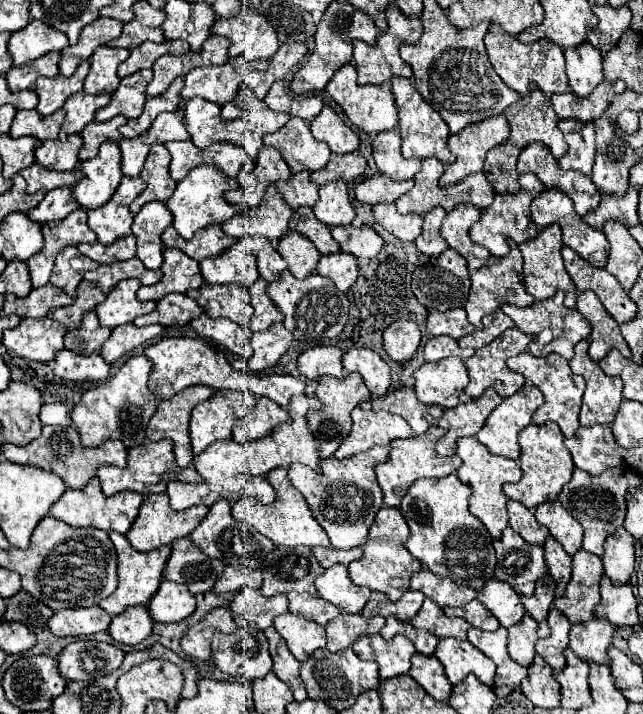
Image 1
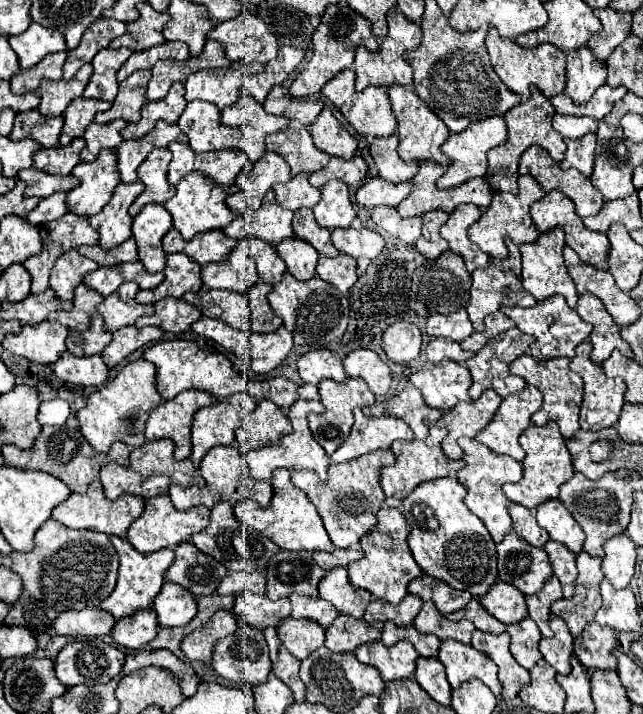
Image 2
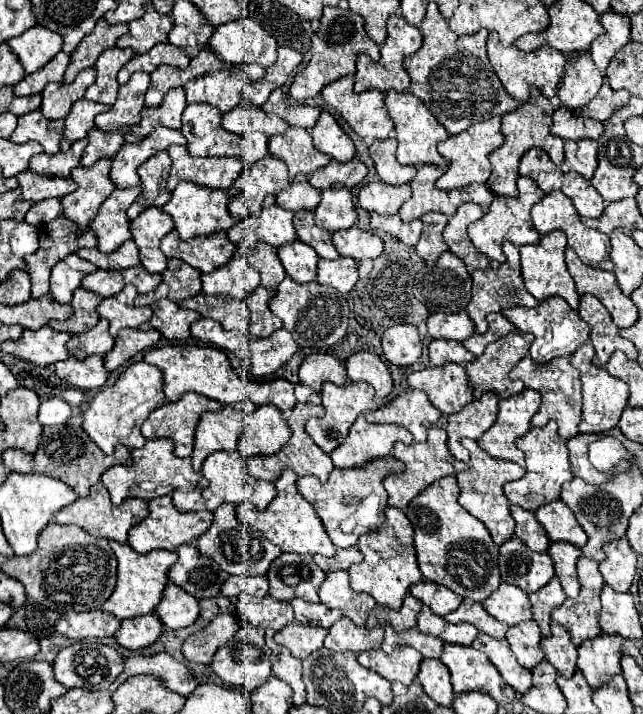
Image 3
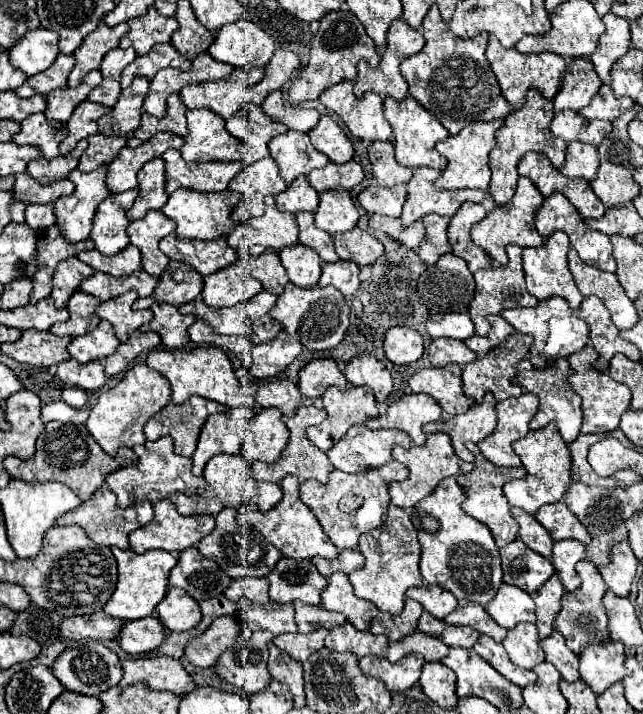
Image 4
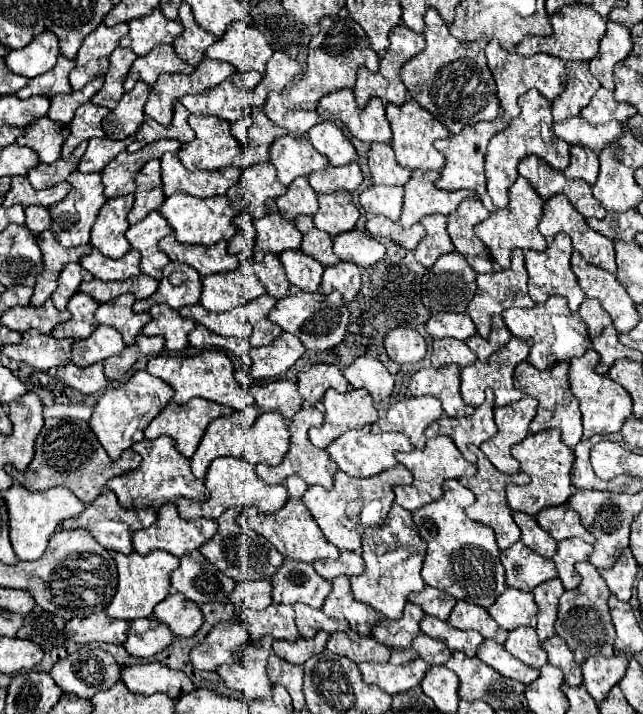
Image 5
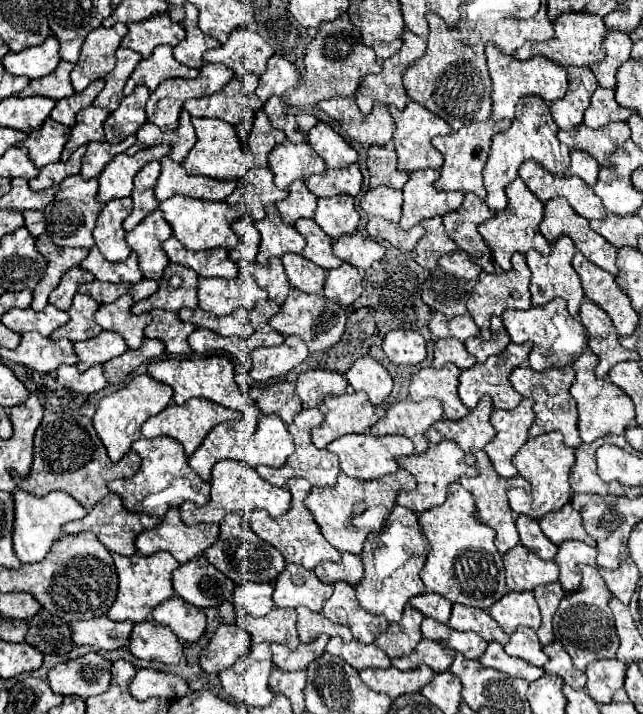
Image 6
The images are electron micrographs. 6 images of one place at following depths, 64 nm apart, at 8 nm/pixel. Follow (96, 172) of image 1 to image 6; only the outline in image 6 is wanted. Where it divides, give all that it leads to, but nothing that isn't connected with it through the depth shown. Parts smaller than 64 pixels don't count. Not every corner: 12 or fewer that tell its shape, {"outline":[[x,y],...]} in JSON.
{"outline":[[98,178],[60,184],[44,210],[60,248],[92,248],[102,210]]}

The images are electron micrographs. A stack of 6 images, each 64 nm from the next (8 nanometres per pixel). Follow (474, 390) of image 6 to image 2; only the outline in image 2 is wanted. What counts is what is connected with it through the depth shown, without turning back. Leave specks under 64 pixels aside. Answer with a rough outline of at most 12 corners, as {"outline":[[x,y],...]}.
{"outline":[[518,328],[494,336],[466,360],[472,382],[502,398],[526,386],[508,364],[534,336]]}

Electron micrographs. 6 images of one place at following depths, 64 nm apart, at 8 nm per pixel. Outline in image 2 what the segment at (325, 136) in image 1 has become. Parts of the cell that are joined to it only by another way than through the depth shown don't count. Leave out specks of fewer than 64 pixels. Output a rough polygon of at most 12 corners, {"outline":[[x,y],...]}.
{"outline":[[330,108],[310,126],[316,148],[350,160],[358,140]]}

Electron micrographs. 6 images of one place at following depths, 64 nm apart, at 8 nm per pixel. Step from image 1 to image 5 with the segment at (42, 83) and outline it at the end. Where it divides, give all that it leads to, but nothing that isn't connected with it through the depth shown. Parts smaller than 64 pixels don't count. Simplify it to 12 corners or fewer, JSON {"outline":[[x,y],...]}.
{"outline":[[96,76],[82,90],[52,96],[48,118],[70,124],[78,106],[102,88]]}

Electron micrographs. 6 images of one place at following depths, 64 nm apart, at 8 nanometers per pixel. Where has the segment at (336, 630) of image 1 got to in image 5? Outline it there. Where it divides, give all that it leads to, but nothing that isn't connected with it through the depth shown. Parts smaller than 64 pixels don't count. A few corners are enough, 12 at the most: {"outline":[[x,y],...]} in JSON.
{"outline":[[334,632],[326,648],[356,664],[386,664],[390,648],[358,632]]}

